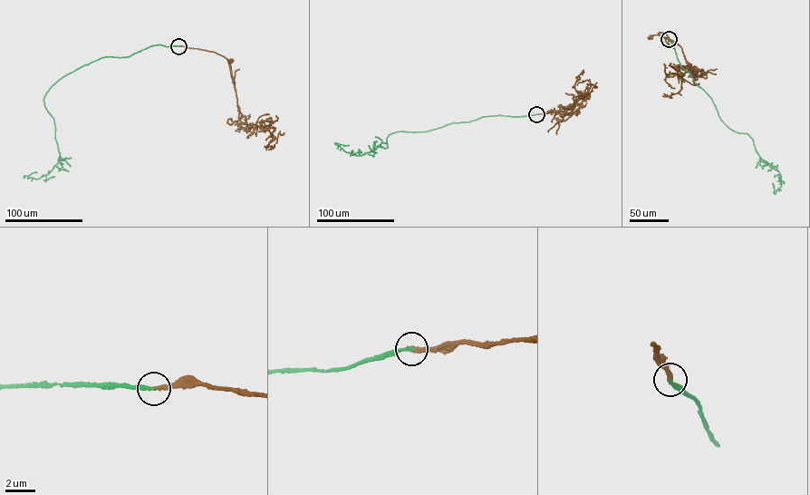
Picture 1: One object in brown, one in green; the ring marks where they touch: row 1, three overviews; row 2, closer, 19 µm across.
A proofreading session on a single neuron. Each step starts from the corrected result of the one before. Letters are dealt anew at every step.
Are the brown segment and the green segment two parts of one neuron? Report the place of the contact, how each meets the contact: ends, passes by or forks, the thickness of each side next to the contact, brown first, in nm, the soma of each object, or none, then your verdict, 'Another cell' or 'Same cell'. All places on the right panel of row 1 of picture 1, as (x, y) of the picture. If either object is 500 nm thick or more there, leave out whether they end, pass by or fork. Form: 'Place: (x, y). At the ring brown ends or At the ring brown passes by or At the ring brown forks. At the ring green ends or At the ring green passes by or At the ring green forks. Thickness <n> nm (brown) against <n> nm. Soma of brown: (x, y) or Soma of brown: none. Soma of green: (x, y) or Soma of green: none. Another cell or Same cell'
Place: (669, 39). At the ring brown ends. At the ring green ends. Thickness 260 nm (brown) against 280 nm. Soma of brown: (650, 36). Soma of green: none. Same cell

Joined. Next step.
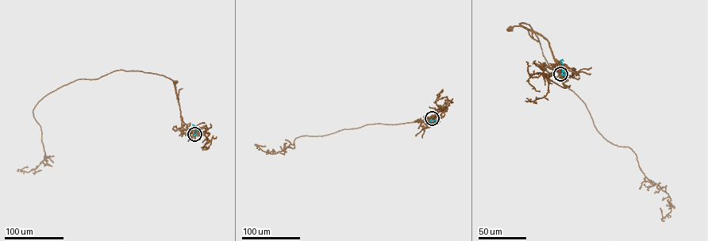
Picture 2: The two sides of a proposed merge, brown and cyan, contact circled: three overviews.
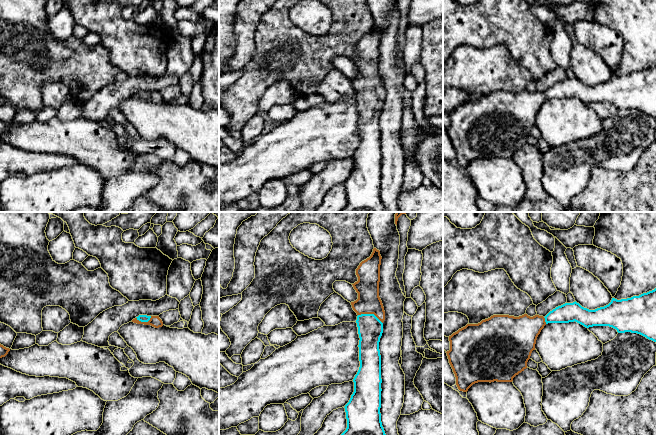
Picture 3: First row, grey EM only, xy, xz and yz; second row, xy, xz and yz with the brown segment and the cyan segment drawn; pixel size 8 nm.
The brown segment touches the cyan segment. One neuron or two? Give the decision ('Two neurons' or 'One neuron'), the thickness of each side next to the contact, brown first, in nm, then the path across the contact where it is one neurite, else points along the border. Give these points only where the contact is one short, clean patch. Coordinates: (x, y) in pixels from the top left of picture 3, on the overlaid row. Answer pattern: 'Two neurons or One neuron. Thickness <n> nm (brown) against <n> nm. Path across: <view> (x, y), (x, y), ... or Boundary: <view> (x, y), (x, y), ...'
One neuron. Thickness 190 nm (brown) against 200 nm. Path across: xz (368, 302), (370, 313), (370, 328)

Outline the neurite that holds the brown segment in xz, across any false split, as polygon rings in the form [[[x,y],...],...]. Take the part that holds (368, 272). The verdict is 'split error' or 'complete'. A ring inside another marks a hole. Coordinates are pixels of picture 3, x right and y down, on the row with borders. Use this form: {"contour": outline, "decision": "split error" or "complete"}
{"contour": [[[376,248],[369,258],[362,261],[356,269],[358,281],[353,285],[358,293],[358,299],[351,302],[353,310],[357,313],[357,327],[359,334],[359,361],[360,367],[355,375],[354,392],[345,405],[347,428],[341,435],[386,435],[381,422],[381,355],[379,342],[383,333],[385,311],[379,297],[380,282],[380,251]]], "decision": "split error"}

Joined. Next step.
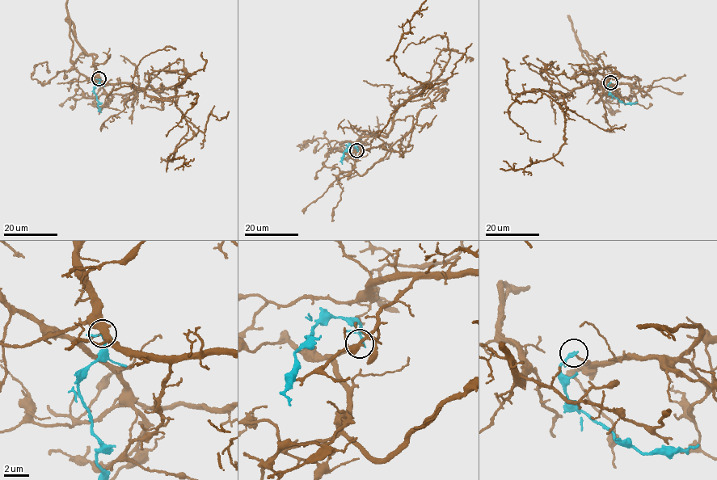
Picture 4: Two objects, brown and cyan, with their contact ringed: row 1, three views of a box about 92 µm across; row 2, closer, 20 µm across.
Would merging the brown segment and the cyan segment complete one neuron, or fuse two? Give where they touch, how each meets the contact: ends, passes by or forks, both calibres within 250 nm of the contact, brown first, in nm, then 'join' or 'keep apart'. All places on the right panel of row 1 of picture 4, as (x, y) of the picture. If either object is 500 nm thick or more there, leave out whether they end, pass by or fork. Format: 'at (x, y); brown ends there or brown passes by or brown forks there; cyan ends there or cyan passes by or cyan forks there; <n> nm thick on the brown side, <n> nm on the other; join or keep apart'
at (610, 82); brown ends there; cyan passes by; 150 nm thick on the brown side, 170 nm on the other; join

